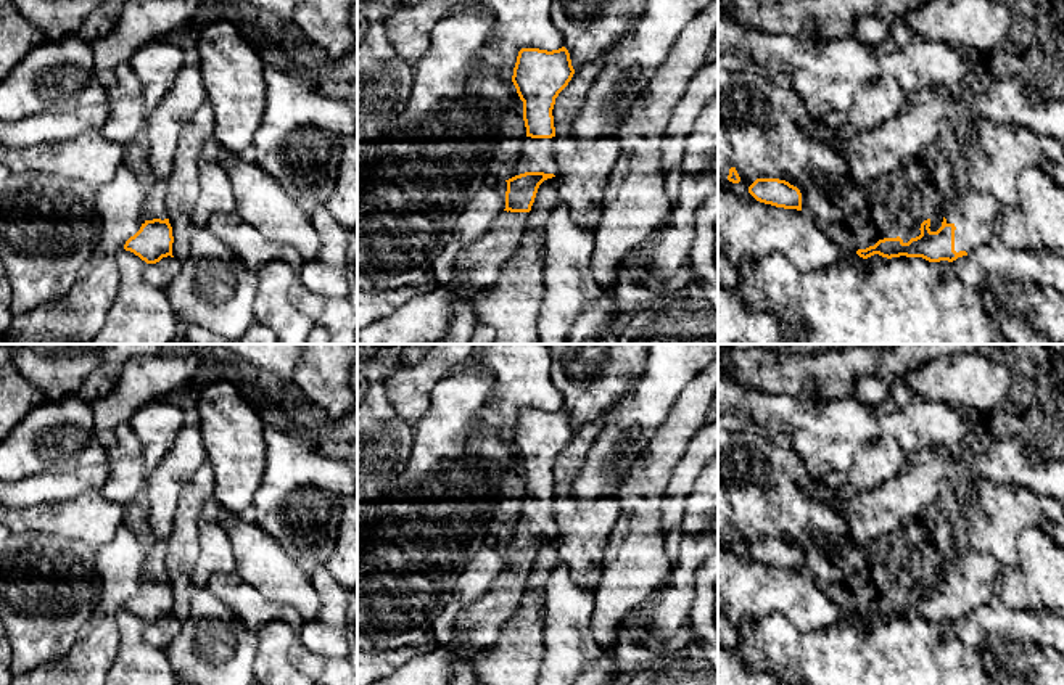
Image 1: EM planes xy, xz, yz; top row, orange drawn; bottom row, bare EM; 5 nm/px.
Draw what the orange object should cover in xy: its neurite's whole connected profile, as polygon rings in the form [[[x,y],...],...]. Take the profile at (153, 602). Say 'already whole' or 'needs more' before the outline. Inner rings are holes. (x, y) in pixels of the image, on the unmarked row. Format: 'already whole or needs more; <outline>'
needs more; [[[140,510],[126,511],[127,526],[145,552],[140,572],[140,590],[130,597],[124,609],[134,613],[146,624],[156,624],[172,616],[172,587],[166,572],[167,539],[158,537]]]

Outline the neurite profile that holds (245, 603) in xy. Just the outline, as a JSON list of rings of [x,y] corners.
[[[216,572],[209,577],[206,589],[224,601],[232,616],[240,619],[246,629],[258,632],[267,622],[282,619],[301,630],[301,614],[285,603],[262,597],[256,589],[241,582],[235,572]]]

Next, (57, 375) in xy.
[[[11,344],[11,357],[19,373],[37,386],[47,400],[77,396],[84,381],[101,363],[100,349],[47,354],[34,344]]]

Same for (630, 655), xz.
[[[620,627],[615,643],[615,658],[620,672],[631,672],[641,667],[644,662],[657,659],[663,651],[668,638],[655,637],[649,638],[645,645],[636,643],[626,629]]]

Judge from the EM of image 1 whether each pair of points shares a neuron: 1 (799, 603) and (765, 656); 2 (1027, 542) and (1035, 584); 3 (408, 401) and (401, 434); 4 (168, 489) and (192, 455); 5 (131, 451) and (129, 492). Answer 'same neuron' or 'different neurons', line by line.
1: different neurons
2: same neuron
3: different neurons
4: same neuron
5: same neuron

